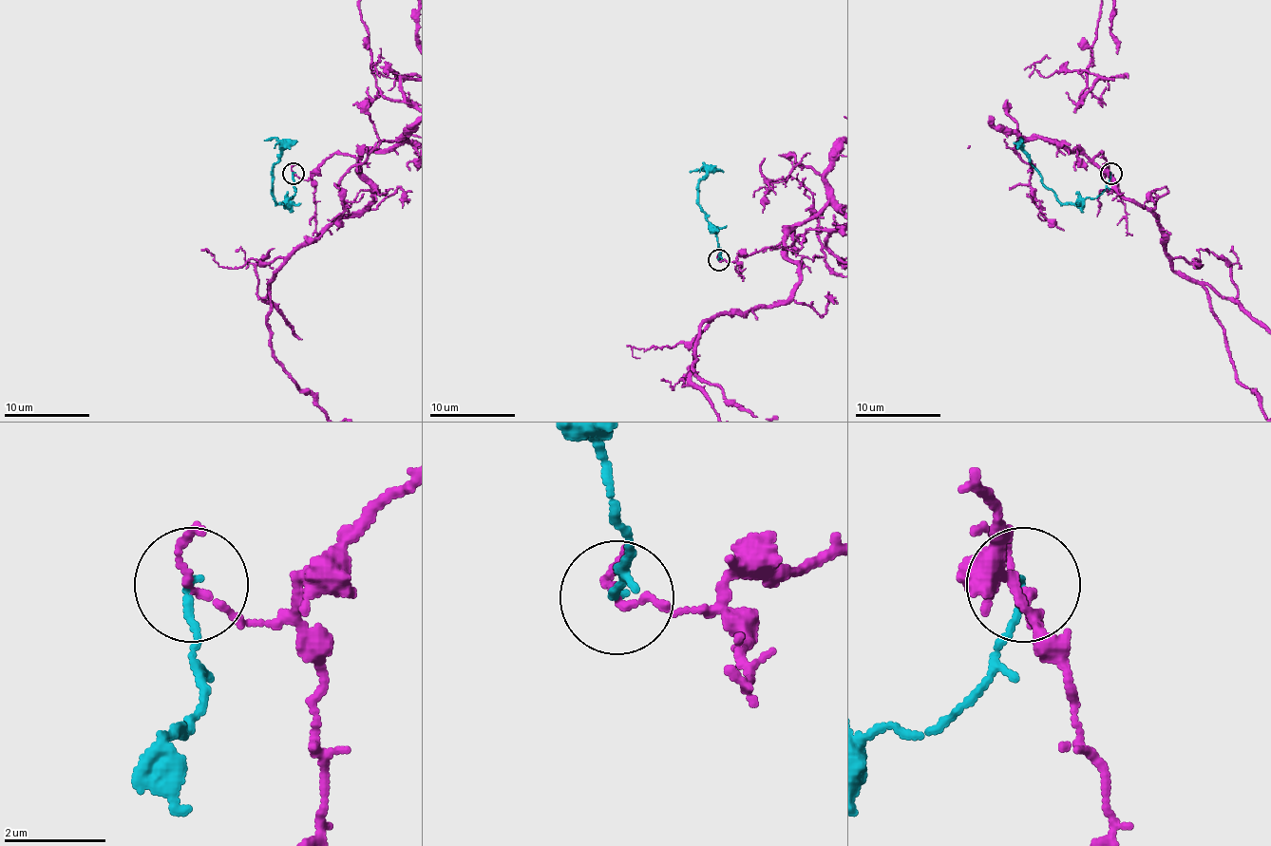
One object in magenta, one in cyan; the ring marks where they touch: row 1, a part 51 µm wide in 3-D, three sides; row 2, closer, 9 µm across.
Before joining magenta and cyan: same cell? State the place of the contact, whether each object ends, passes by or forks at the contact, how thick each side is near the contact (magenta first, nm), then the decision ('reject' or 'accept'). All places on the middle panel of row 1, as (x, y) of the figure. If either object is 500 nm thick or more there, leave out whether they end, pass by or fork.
at (718, 259); magenta passes by; cyan ends there; 110 nm thick on the magenta side, 140 nm on the other; reject

